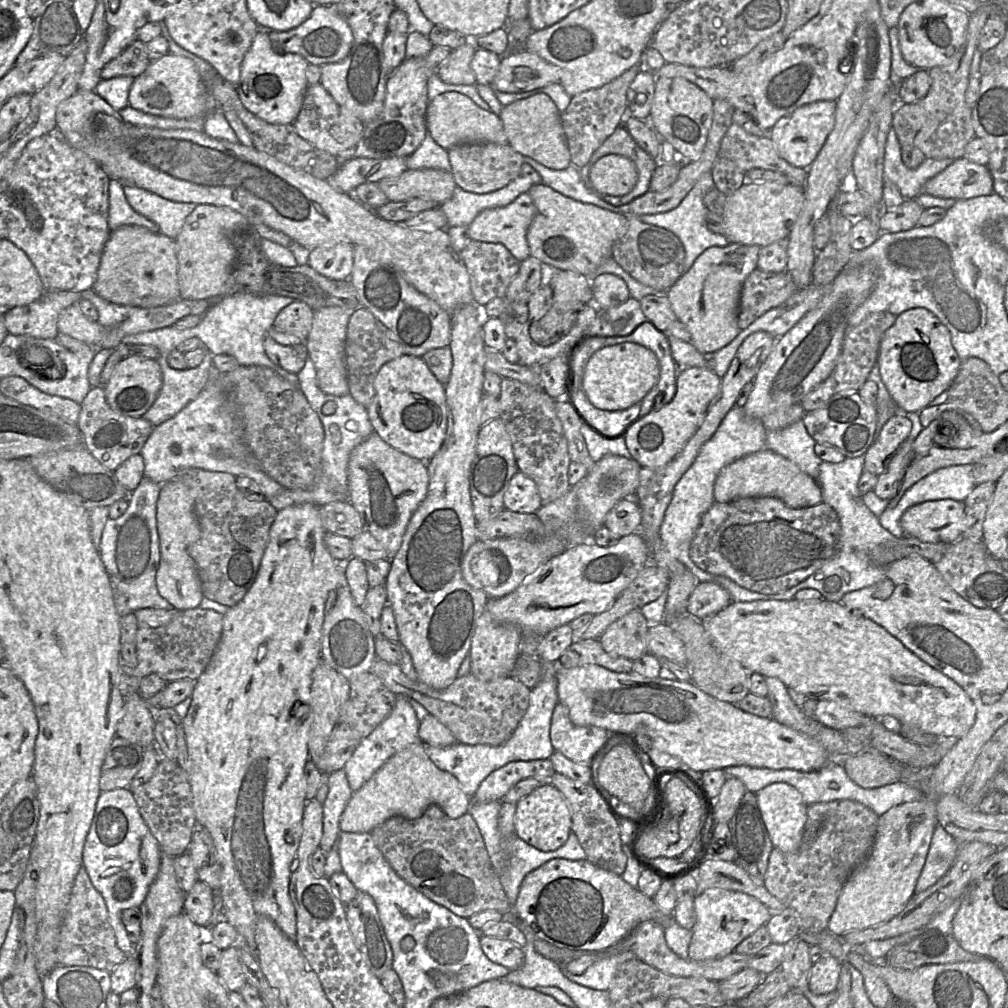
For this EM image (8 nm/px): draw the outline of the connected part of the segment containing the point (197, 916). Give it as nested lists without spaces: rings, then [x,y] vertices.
[[[198,880],[192,889],[185,894],[183,912],[204,930],[211,927],[213,893],[214,891],[207,884]]]

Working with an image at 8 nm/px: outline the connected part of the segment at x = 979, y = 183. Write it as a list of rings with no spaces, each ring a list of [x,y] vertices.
[[[961,157],[929,179],[922,193],[956,200],[986,196],[994,193],[993,178],[987,166]]]

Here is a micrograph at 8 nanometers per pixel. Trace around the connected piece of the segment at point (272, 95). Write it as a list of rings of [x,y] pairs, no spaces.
[[[259,29],[241,64],[240,80],[235,86],[243,106],[255,116],[273,124],[292,124],[301,109],[308,87],[309,63],[299,54],[278,54],[271,45],[268,30]]]

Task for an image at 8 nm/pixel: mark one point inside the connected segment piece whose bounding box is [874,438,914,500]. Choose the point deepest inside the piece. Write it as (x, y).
(886, 483)

